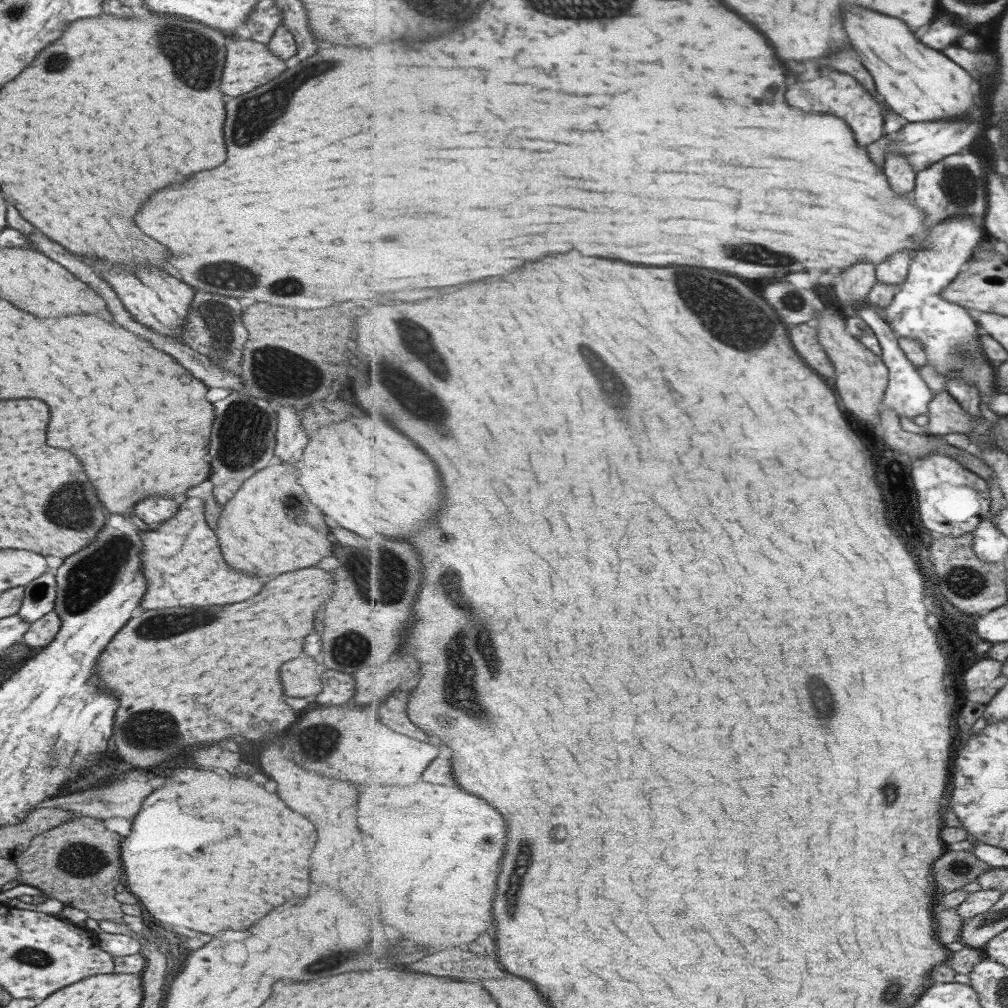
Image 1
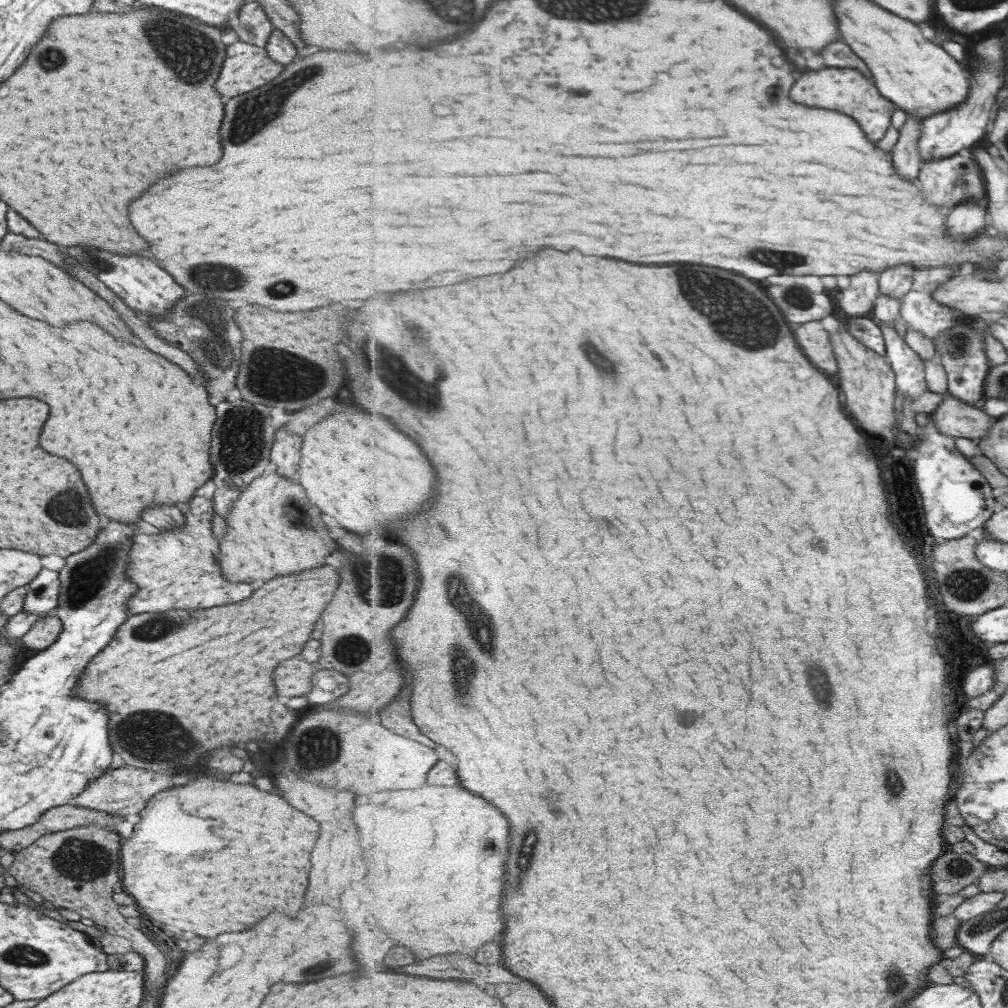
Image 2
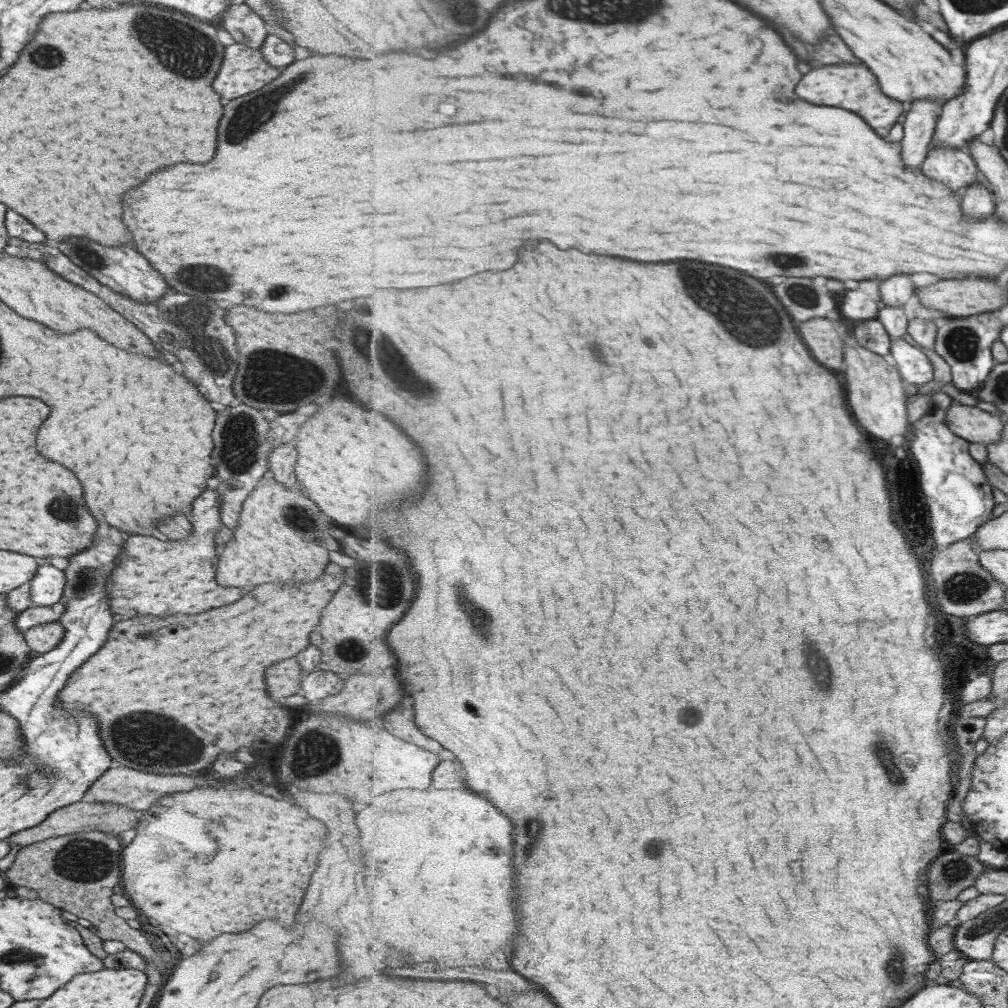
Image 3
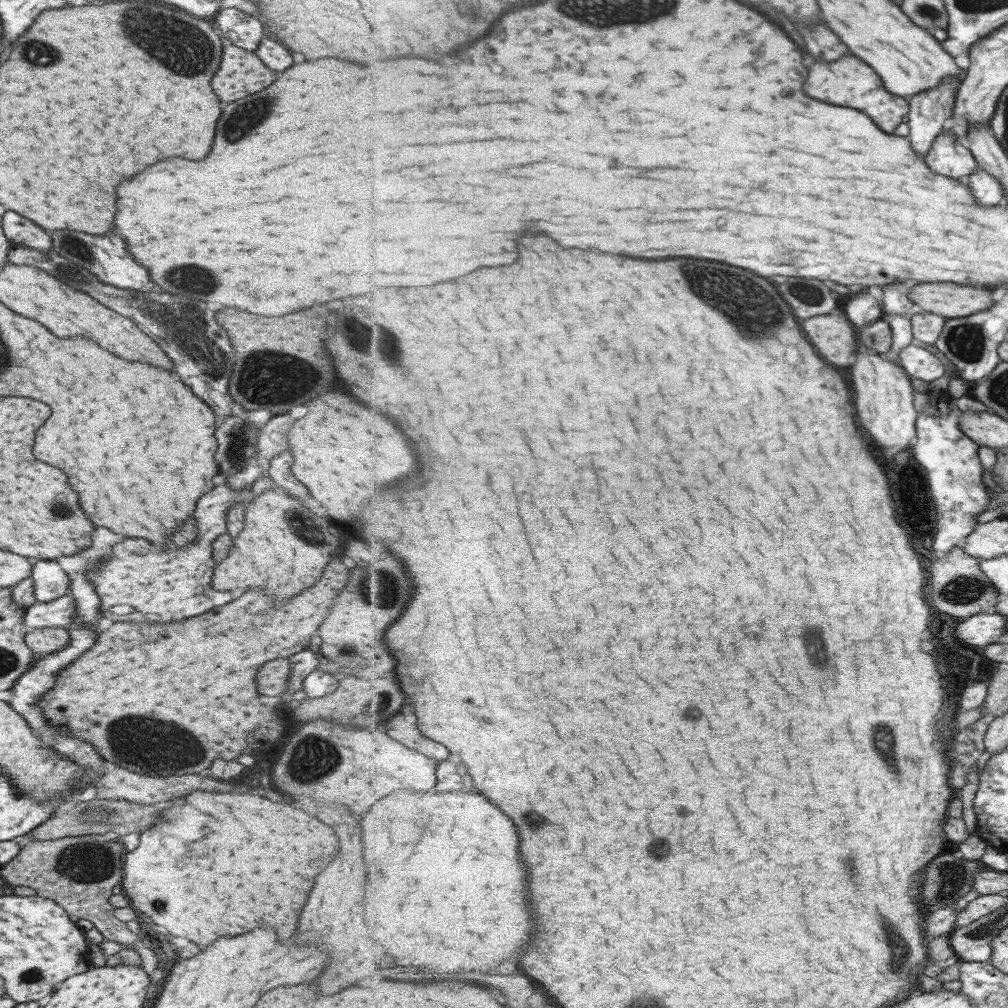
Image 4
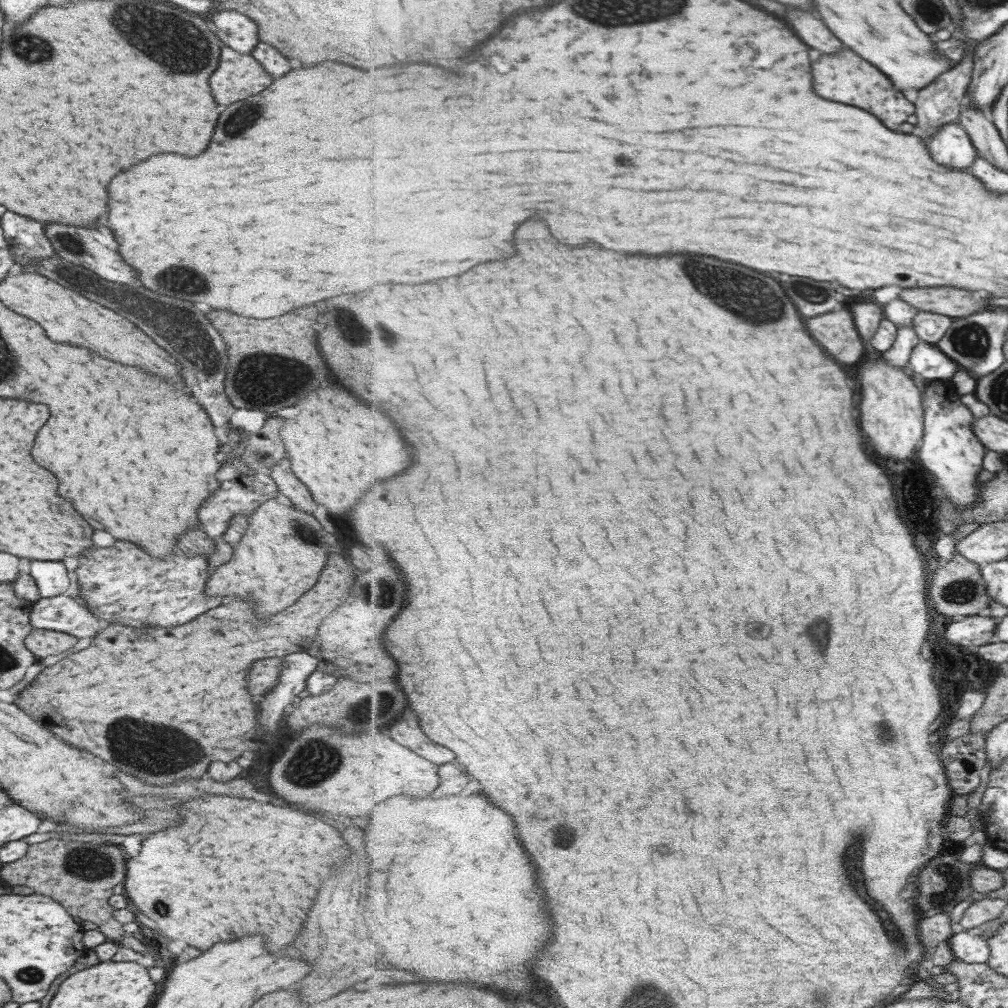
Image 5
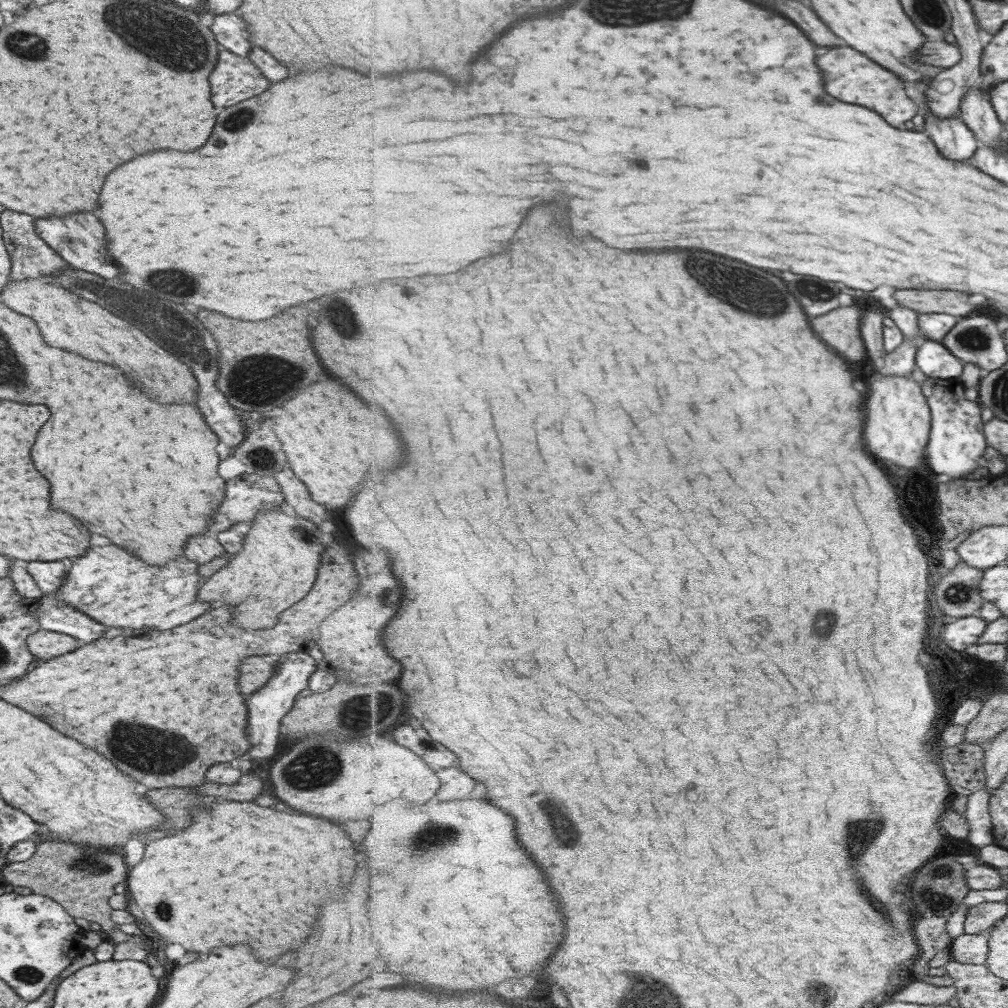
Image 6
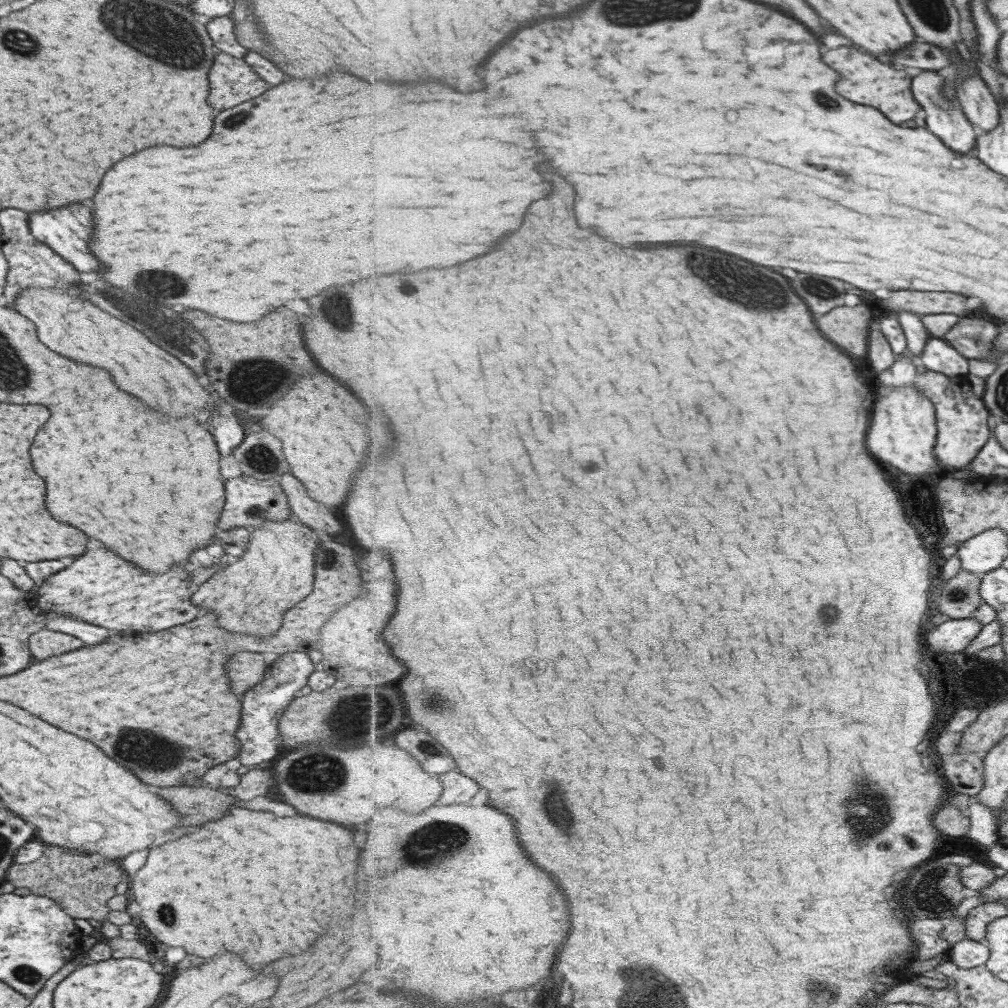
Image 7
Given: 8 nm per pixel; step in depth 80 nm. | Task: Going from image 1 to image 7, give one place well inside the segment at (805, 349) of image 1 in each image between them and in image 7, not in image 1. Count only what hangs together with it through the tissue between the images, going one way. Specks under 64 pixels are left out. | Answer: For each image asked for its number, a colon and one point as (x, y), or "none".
2: (817, 343)
3: (821, 335)
4: (833, 334)
5: (836, 330)
6: (841, 327)
7: (849, 327)

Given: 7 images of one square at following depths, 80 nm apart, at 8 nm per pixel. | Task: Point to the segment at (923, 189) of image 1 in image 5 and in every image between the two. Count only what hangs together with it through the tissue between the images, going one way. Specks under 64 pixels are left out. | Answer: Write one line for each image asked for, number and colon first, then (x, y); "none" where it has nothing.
2: (947, 181)
3: (956, 167)
4: (950, 155)
5: (952, 146)

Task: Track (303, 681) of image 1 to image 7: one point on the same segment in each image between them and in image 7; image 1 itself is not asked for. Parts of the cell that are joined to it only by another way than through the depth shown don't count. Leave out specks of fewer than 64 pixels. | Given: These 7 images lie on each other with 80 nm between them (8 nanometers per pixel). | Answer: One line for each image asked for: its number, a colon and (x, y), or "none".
2: (292, 677)
3: (282, 679)
4: (271, 678)
5: (263, 674)
6: (253, 671)
7: (243, 669)

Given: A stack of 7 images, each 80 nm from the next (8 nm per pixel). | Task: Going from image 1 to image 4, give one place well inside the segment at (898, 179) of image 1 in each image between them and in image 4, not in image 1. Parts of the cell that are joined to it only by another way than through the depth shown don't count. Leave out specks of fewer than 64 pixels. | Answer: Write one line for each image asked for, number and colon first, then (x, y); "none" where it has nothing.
2: (907, 159)
3: (920, 125)
4: (931, 109)

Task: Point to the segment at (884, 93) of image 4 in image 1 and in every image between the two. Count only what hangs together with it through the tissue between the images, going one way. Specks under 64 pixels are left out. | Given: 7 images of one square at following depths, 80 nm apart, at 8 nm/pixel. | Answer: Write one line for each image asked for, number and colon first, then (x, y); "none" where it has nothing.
1: (839, 93)
2: (850, 91)
3: (855, 87)

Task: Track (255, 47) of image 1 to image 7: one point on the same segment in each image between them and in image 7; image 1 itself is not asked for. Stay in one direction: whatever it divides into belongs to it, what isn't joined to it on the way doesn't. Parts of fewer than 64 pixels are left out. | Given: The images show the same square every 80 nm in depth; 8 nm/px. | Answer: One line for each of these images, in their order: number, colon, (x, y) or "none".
2: (246, 67)
3: (243, 70)
4: (241, 73)
5: (238, 76)
6: (234, 78)
7: (231, 81)

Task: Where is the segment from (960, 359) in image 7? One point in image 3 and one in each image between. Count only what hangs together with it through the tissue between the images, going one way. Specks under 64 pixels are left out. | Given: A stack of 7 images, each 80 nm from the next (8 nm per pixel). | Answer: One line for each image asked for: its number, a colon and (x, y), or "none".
3: (914, 364)
4: (919, 363)
5: (928, 360)
6: (934, 359)

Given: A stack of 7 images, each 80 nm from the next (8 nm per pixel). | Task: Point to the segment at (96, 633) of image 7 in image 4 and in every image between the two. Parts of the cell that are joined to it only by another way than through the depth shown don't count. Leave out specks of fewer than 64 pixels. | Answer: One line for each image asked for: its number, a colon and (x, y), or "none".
4: (57, 613)
5: (60, 613)
6: (52, 615)

